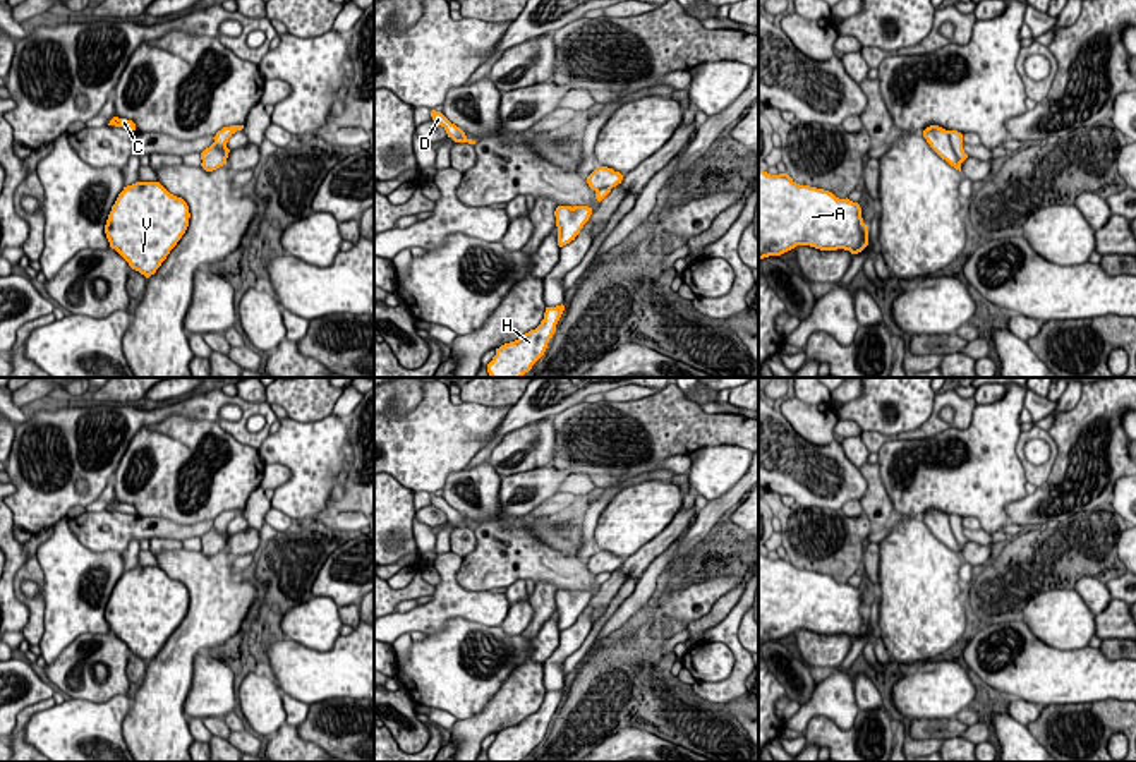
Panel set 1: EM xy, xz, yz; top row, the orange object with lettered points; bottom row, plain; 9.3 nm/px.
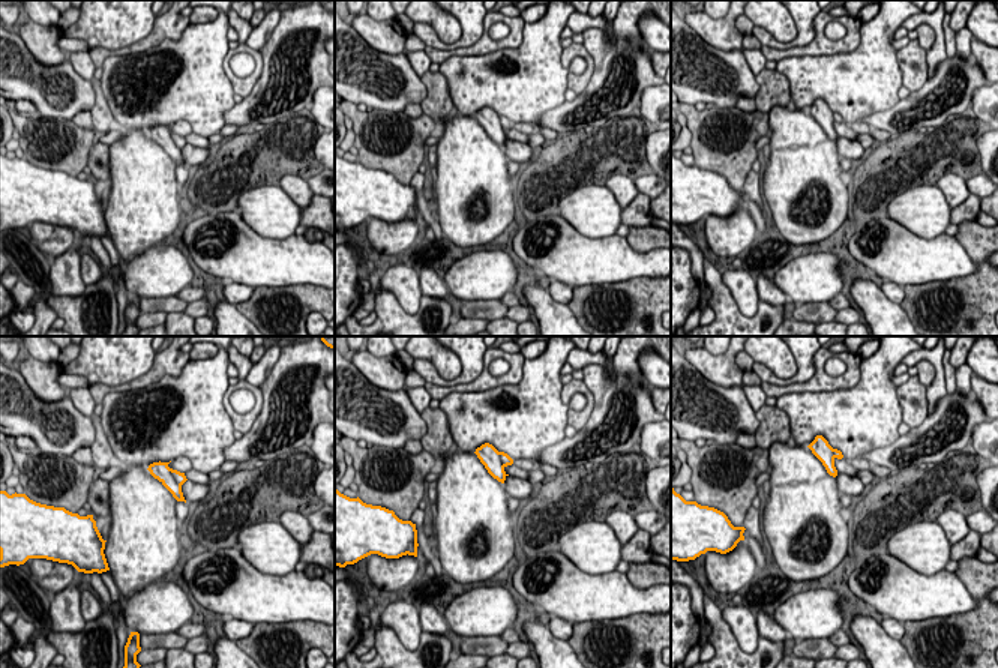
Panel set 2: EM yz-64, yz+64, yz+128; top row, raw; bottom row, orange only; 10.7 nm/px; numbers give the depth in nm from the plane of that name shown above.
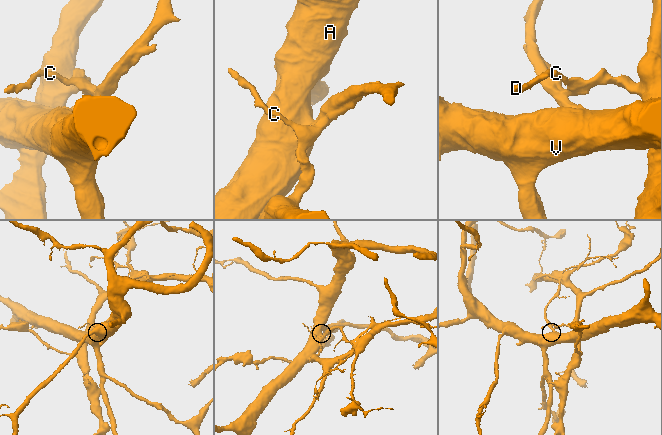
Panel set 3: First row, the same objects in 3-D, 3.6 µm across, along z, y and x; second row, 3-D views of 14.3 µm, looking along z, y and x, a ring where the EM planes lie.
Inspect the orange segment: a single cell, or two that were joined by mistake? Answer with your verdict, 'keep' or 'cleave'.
cleave

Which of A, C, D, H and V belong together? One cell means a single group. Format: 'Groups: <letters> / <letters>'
Groups: A V / C D H

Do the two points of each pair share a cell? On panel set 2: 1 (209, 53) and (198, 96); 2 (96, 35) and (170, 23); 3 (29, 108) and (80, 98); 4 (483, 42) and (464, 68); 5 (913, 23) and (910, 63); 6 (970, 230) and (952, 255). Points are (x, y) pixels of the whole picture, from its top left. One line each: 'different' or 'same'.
1: same
2: different
3: different
4: different
5: different
6: different

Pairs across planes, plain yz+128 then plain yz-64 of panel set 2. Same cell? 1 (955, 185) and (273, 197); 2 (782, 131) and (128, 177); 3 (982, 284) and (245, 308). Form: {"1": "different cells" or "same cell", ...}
{"1": "different cells", "2": "same cell", "3": "same cell"}

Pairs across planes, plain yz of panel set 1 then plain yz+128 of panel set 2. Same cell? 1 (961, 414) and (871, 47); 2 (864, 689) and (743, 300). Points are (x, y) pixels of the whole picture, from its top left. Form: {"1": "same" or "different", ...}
{"1": "different", "2": "different"}

